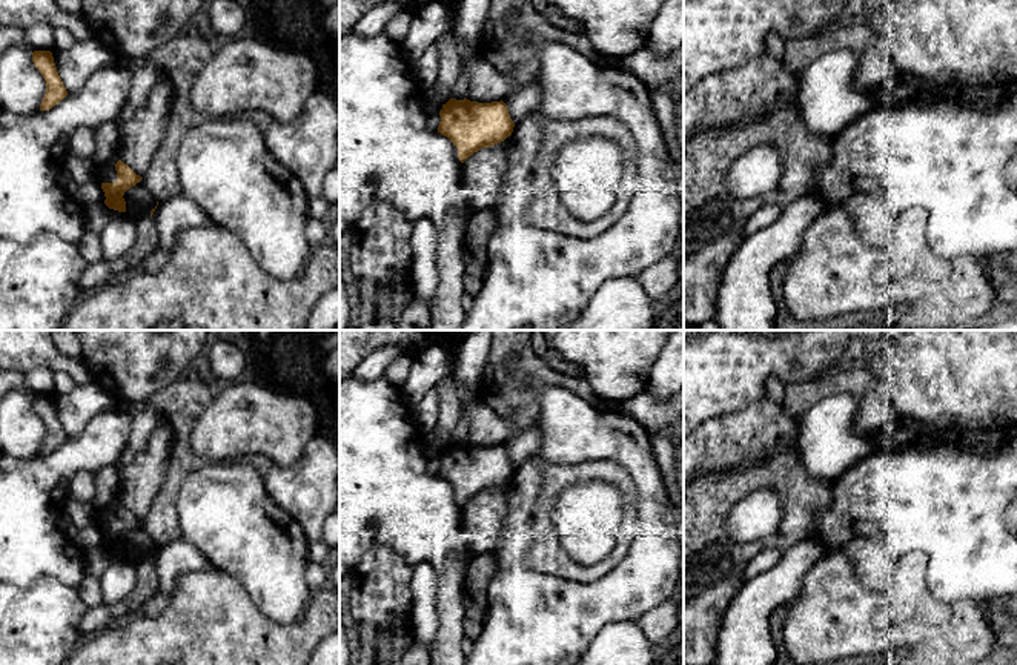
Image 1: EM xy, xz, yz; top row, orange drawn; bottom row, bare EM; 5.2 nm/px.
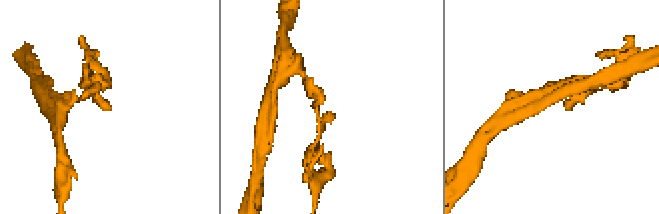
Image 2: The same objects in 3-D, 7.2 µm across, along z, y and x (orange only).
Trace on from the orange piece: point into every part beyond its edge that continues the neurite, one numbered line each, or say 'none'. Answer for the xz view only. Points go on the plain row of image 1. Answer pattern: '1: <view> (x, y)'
none

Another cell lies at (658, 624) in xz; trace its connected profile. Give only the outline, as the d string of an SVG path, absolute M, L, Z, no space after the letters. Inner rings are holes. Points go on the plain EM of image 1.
M674 594L641 617L638 624L651 643L661 645L671 637L677 627L679 608L679 597Z

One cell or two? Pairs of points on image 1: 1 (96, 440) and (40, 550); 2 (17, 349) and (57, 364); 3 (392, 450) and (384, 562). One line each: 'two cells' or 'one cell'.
1: one cell
2: one cell
3: two cells

